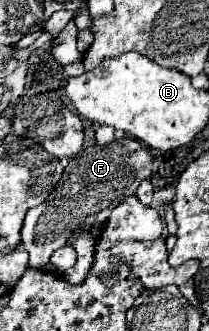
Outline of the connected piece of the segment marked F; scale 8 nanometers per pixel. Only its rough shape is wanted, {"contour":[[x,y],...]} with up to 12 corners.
{"contour":[[135,138],[87,144],[21,230],[28,266],[153,174]]}

